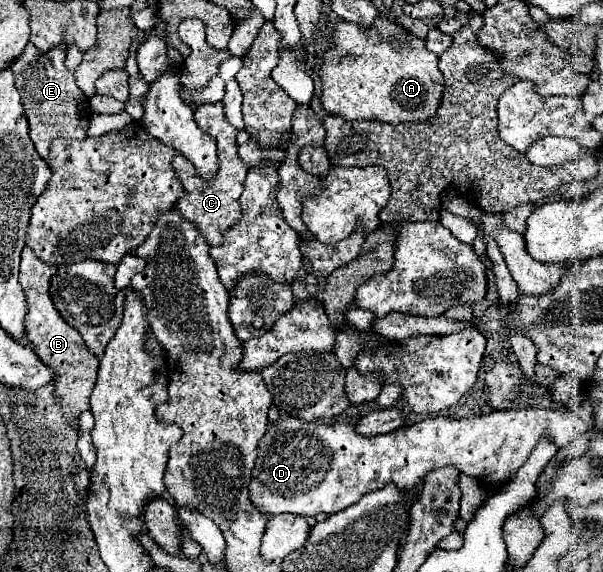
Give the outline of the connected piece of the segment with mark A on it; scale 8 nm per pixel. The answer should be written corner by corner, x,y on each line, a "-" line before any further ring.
377,17
371,27
349,21
333,25
333,43
323,53
321,105
327,113
353,119
377,119
385,123
413,123
435,115
445,81
437,67
439,57
425,49
425,41
411,35
399,23

